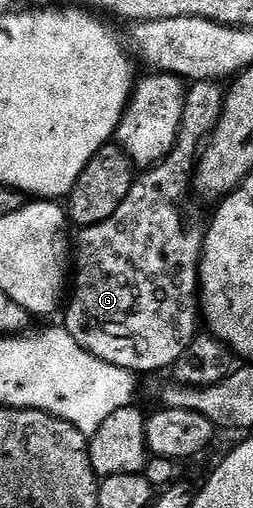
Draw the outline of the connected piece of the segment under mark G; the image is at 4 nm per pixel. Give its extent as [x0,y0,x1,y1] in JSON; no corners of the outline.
[65,80,225,374]

